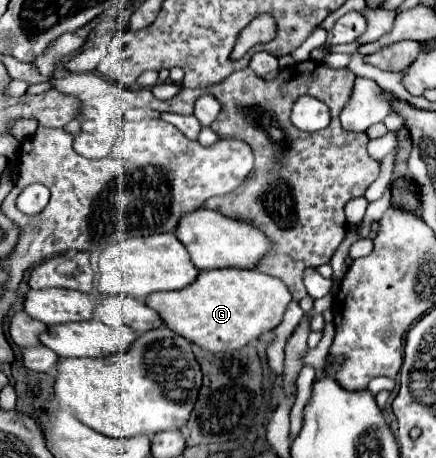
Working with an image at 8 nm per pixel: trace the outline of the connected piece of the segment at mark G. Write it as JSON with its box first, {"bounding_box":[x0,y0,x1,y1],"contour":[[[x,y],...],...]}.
{"bounding_box":[146,269,292,353],"contour":[[[246,269],[200,271],[198,279],[186,289],[152,293],[146,299],[160,313],[166,327],[212,353],[242,349],[264,331],[276,329],[290,301],[292,293],[280,279]]]}

